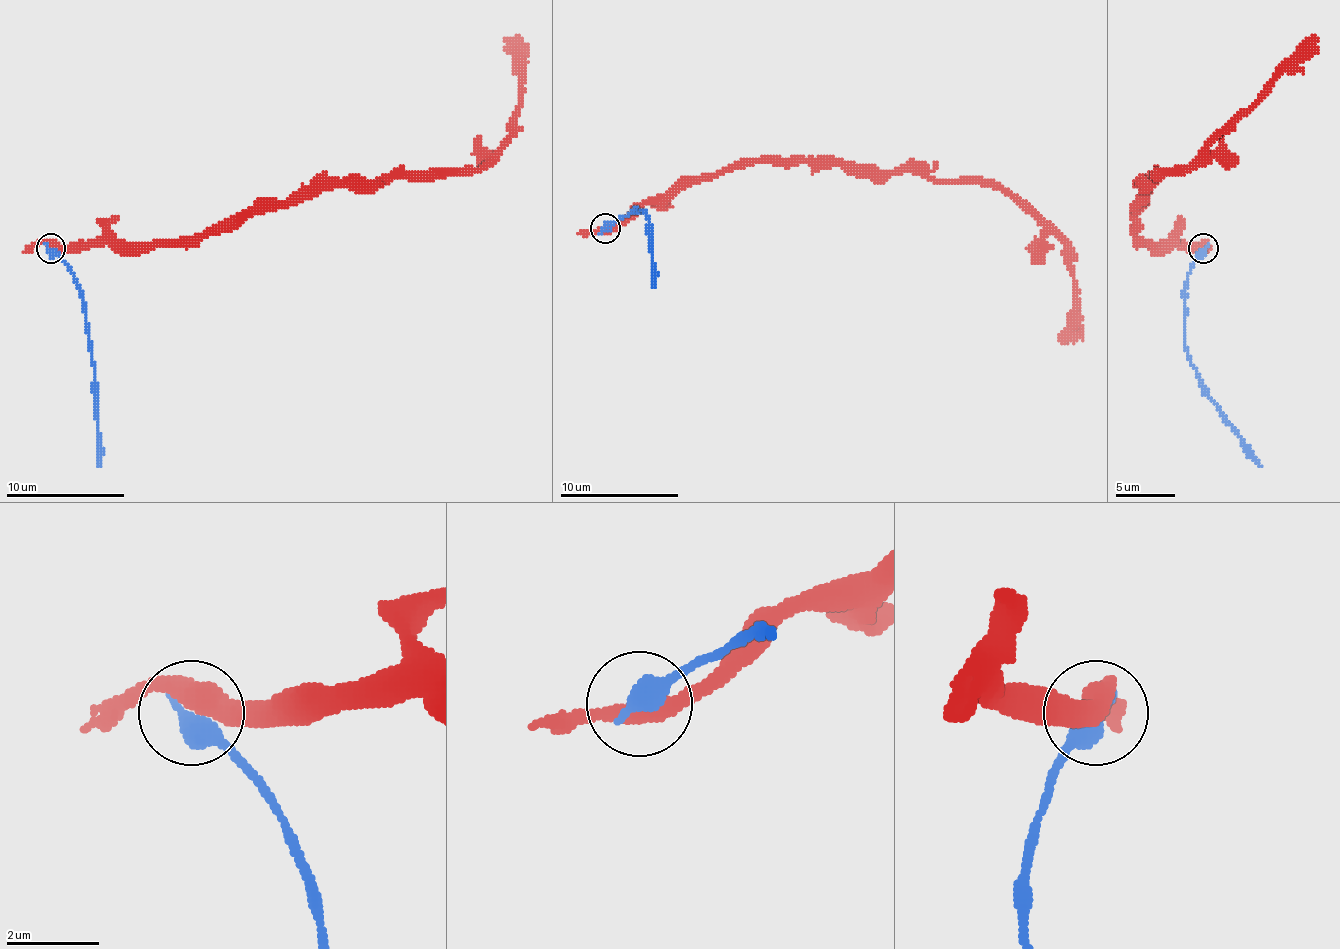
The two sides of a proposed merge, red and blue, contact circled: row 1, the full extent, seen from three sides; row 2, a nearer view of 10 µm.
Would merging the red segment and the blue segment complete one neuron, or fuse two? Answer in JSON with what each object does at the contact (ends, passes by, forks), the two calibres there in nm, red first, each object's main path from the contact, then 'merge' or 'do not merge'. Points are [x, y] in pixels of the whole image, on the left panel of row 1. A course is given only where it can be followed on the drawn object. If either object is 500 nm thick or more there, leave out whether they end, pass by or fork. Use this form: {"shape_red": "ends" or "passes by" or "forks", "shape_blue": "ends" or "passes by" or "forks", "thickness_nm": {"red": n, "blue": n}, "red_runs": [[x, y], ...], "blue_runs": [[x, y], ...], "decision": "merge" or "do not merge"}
{"thickness_nm": {"red": 440, "blue": 500}, "red_runs": [[50, 246], [177, 243], [335, 187], [477, 172], [510, 136], [522, 101], [522, 50], [510, 38]], "blue_runs": [[50, 249], [76, 285], [91, 359], [100, 466]], "decision": "do not merge"}

